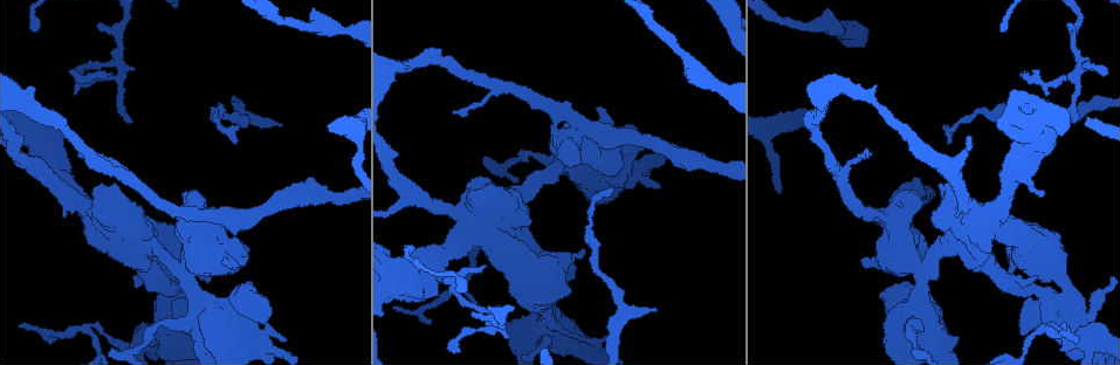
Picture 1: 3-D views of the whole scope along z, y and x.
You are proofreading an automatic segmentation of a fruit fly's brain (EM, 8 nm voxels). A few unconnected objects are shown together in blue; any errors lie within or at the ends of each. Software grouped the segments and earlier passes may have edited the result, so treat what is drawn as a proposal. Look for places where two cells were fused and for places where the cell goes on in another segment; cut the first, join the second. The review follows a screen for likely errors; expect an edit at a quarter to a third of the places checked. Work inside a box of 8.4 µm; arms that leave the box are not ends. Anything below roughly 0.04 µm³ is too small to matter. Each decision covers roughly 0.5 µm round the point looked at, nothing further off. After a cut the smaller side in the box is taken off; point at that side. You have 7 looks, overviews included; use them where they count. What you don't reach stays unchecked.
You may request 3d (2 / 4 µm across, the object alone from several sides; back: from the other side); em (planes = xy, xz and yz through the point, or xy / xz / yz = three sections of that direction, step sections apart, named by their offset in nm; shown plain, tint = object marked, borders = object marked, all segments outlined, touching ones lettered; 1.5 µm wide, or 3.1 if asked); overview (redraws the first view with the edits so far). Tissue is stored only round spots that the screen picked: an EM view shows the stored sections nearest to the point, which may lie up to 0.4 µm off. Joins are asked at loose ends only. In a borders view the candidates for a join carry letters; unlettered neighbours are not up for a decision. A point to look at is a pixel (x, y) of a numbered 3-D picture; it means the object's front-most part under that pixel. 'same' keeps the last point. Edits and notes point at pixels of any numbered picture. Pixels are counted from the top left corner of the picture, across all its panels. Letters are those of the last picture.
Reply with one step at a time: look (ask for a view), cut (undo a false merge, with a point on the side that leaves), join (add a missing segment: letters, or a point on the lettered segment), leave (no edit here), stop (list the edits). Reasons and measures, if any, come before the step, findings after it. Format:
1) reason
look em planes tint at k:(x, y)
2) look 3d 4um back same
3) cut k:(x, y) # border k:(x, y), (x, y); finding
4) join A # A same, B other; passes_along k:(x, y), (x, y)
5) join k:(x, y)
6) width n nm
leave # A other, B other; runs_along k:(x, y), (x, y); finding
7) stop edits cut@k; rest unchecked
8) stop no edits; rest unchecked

an open end
look em planes borders at 1:(1022, 330)

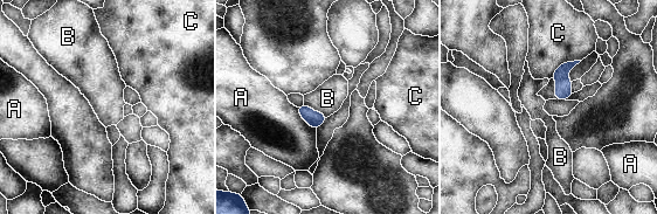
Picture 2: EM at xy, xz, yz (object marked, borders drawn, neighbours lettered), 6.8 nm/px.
leave # A other, B other, C other; border 2:(303, 104), (322, 112), (326, 117); none of them fits

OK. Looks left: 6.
calibre changes
look 3d 4um at 1:(920, 276)

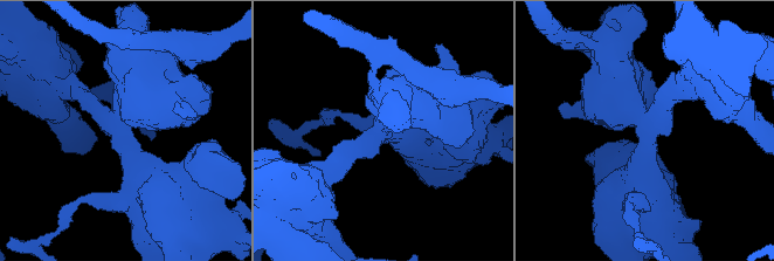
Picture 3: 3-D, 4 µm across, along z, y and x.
need the tissue
look em planes tint at 3:(647, 135)

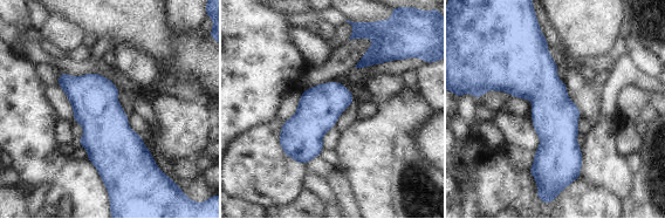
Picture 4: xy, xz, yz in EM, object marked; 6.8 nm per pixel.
look em planes borders same

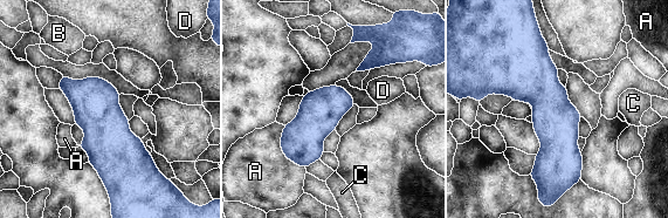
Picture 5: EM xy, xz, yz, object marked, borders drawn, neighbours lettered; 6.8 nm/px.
leave # A other, B other, C other, D other; border 5:(284, 125), (281, 150), (304, 169); one cell here

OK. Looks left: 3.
branch stops here
look em xy step 8 borders at 1:(100, 25)

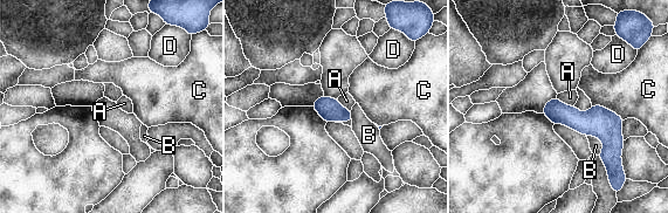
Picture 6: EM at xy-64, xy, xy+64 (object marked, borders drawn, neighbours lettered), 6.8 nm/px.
look em yz step 4 borders same

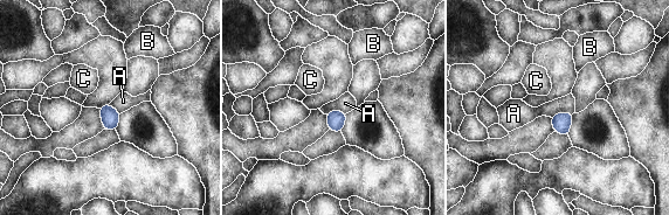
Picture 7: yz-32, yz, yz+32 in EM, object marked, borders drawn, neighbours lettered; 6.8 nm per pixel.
width 110 nm
leave # A other, B other, C other; border 7:(572, 112), (556, 112), (551, 117); none of them fits

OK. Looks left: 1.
stop no edits; rest unchecked

